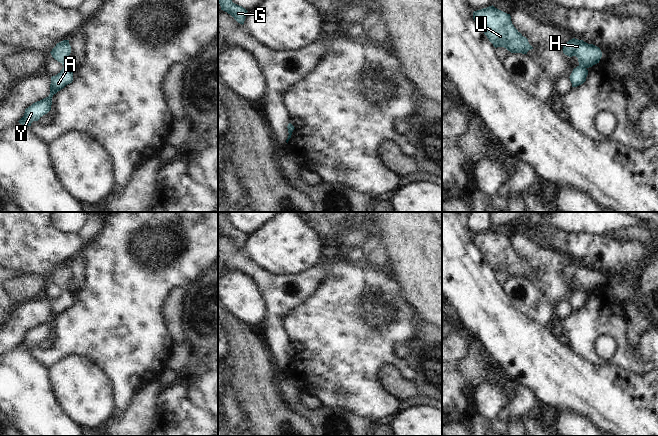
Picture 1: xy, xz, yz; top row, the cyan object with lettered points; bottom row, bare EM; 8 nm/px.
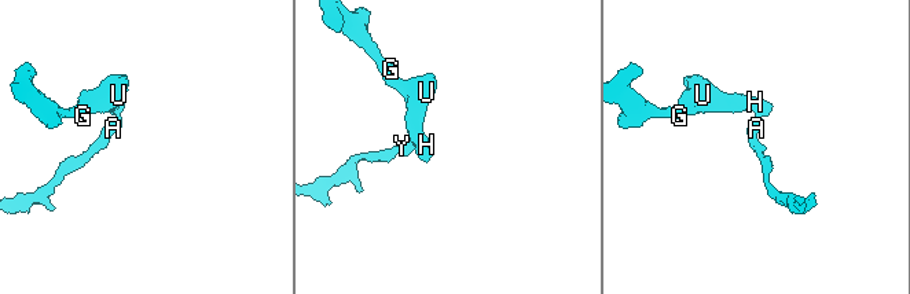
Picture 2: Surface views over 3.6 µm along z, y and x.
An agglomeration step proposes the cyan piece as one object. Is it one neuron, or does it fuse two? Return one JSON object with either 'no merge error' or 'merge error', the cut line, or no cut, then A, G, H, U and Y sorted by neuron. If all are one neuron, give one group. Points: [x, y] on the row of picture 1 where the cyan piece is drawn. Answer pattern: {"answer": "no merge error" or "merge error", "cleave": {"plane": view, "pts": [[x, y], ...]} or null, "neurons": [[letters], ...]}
{"answer": "merge error", "cleave": {"plane": "yz", "pts": [[579, 65], [585, 68]]}, "neurons": [["A", "Y"], ["G", "H", "U"]]}

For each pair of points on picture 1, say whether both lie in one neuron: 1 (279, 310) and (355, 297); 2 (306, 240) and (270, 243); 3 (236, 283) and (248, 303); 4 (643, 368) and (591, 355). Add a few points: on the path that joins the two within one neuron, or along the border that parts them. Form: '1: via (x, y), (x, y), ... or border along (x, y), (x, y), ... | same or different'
1: border along (311, 293), (284, 317), (284, 330) | different
2: via (297, 243), (279, 243) | same
3: via (236, 288), (243, 298) | same
4: via (630, 361), (604, 362) | same

